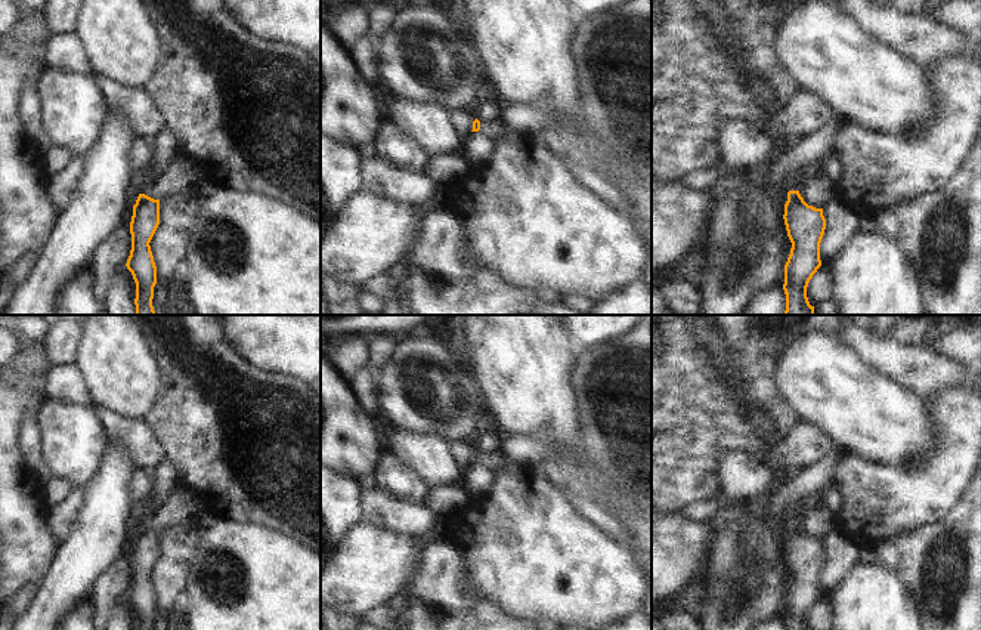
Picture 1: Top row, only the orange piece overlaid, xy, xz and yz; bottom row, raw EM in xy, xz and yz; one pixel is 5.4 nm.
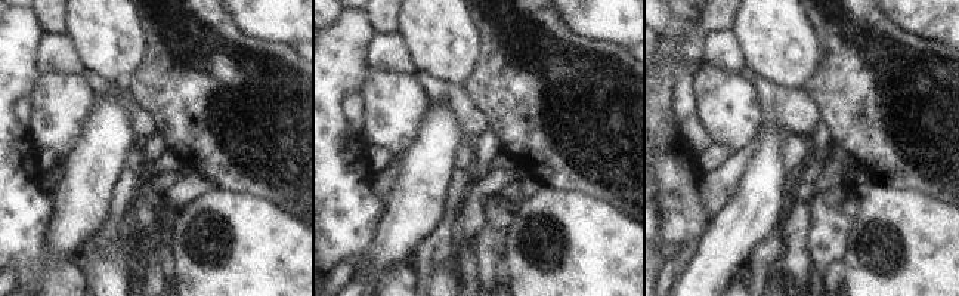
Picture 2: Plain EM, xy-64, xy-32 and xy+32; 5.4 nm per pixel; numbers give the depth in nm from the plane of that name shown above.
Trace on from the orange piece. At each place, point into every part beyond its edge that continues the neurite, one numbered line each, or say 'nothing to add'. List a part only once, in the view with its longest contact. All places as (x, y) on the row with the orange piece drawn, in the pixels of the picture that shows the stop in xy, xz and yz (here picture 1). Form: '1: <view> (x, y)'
1: xy (175, 179)

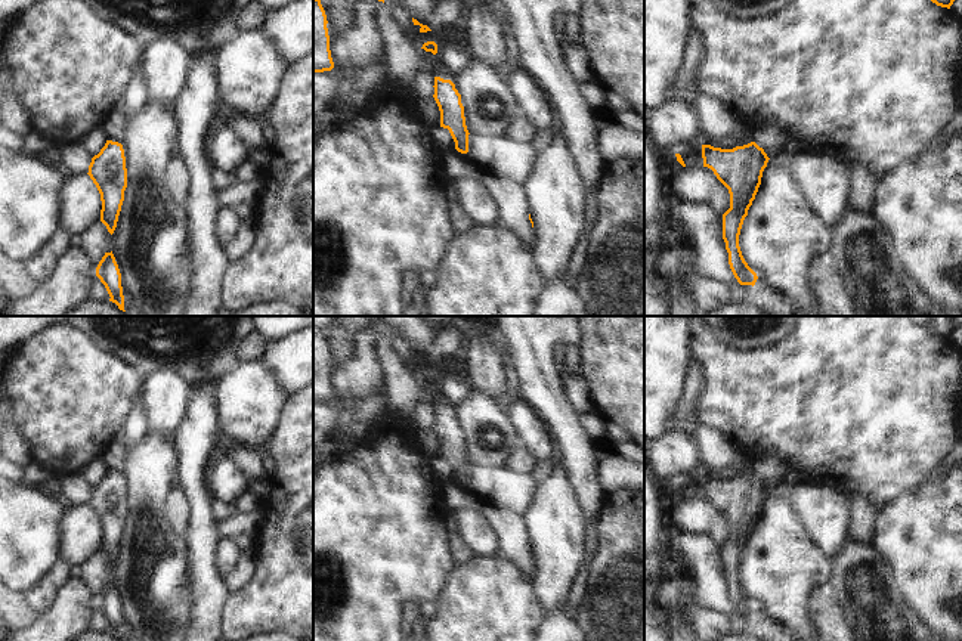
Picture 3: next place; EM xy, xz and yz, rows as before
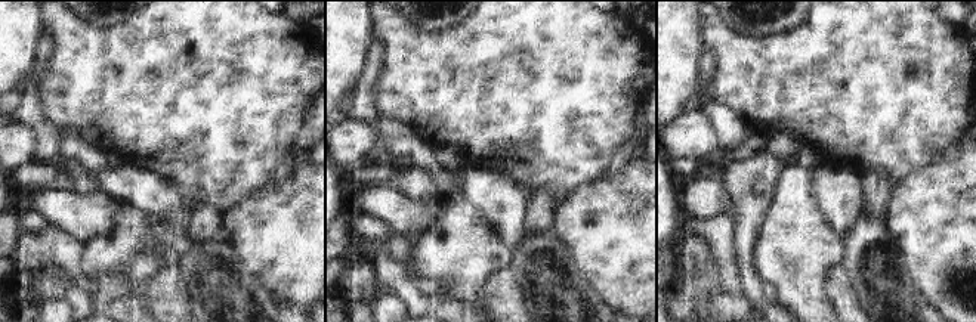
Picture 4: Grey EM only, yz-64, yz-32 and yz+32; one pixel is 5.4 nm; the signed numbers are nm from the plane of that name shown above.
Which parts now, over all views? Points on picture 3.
nothing to add

